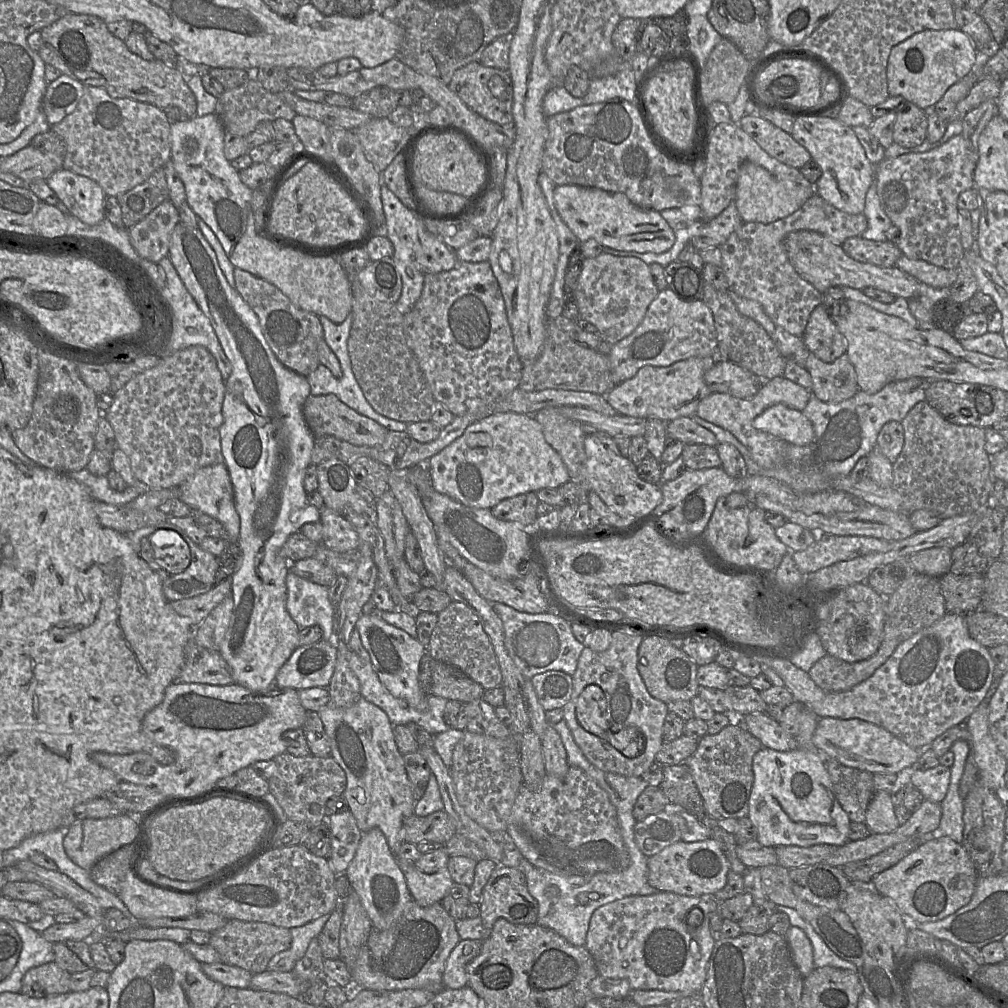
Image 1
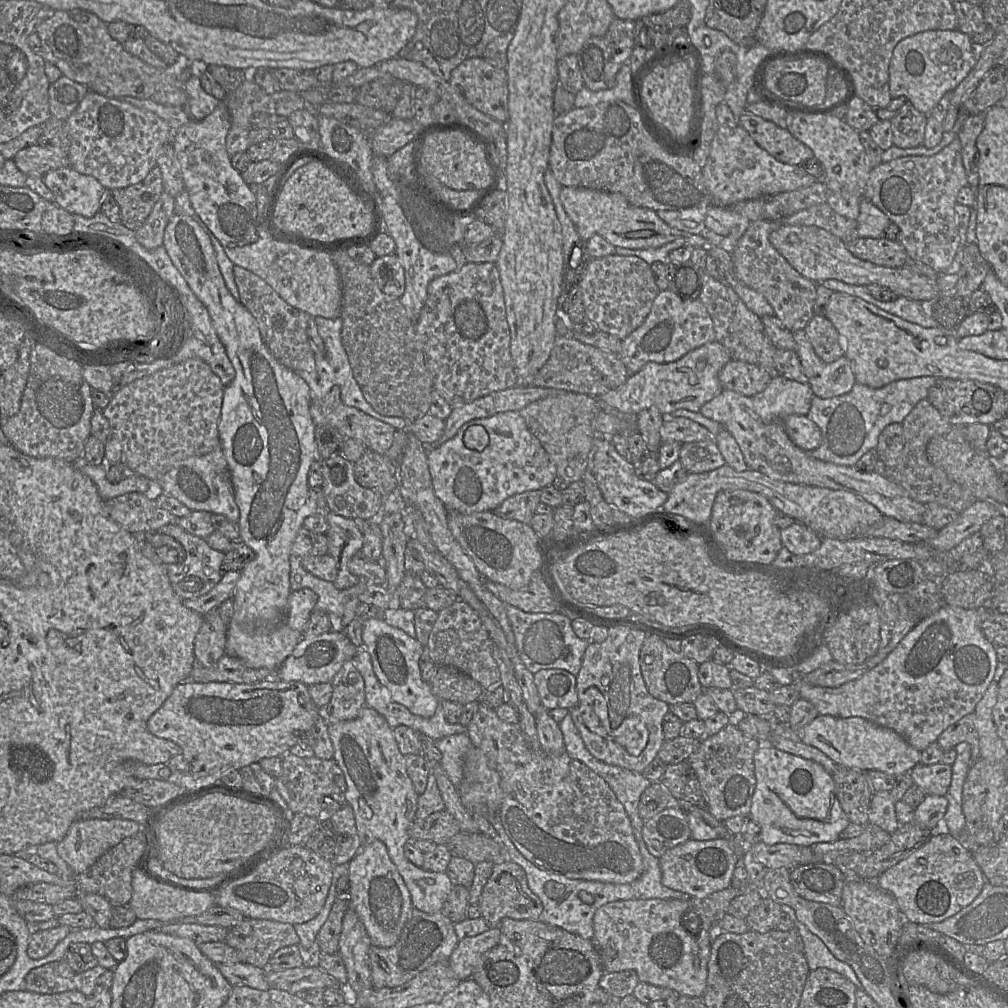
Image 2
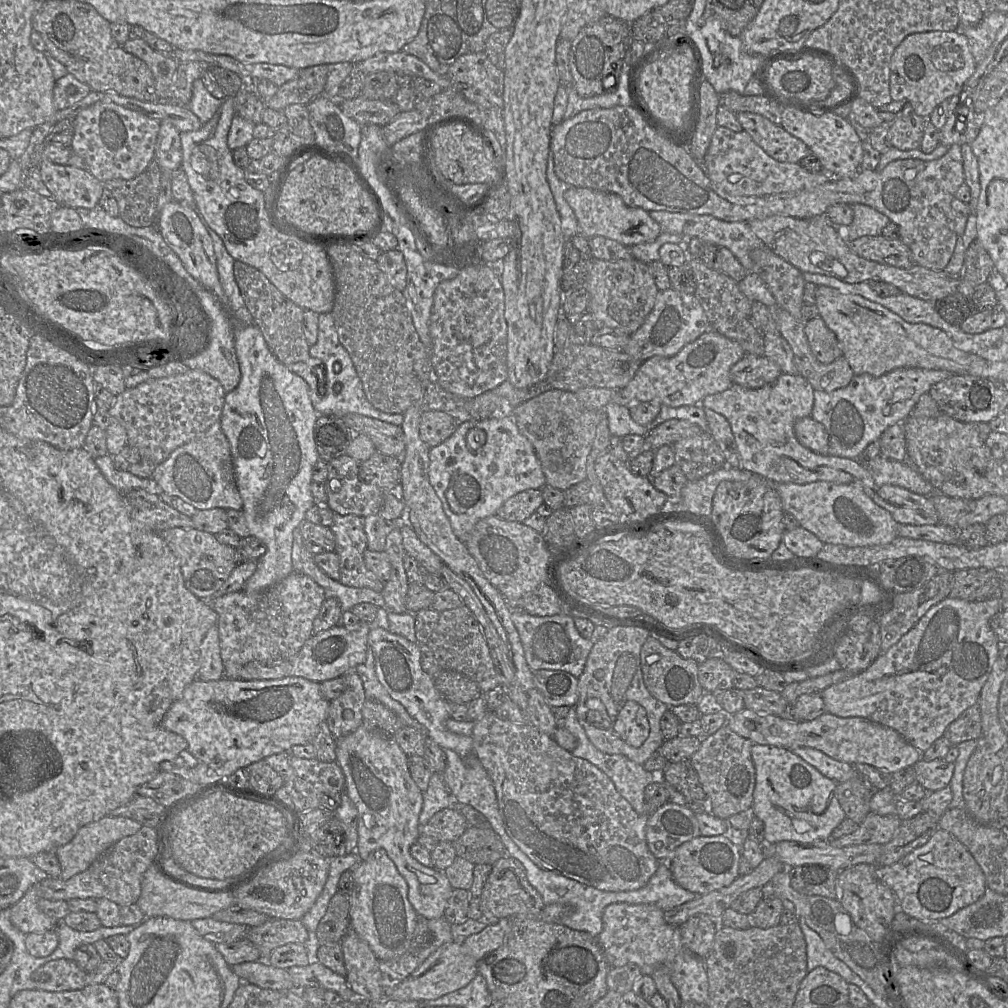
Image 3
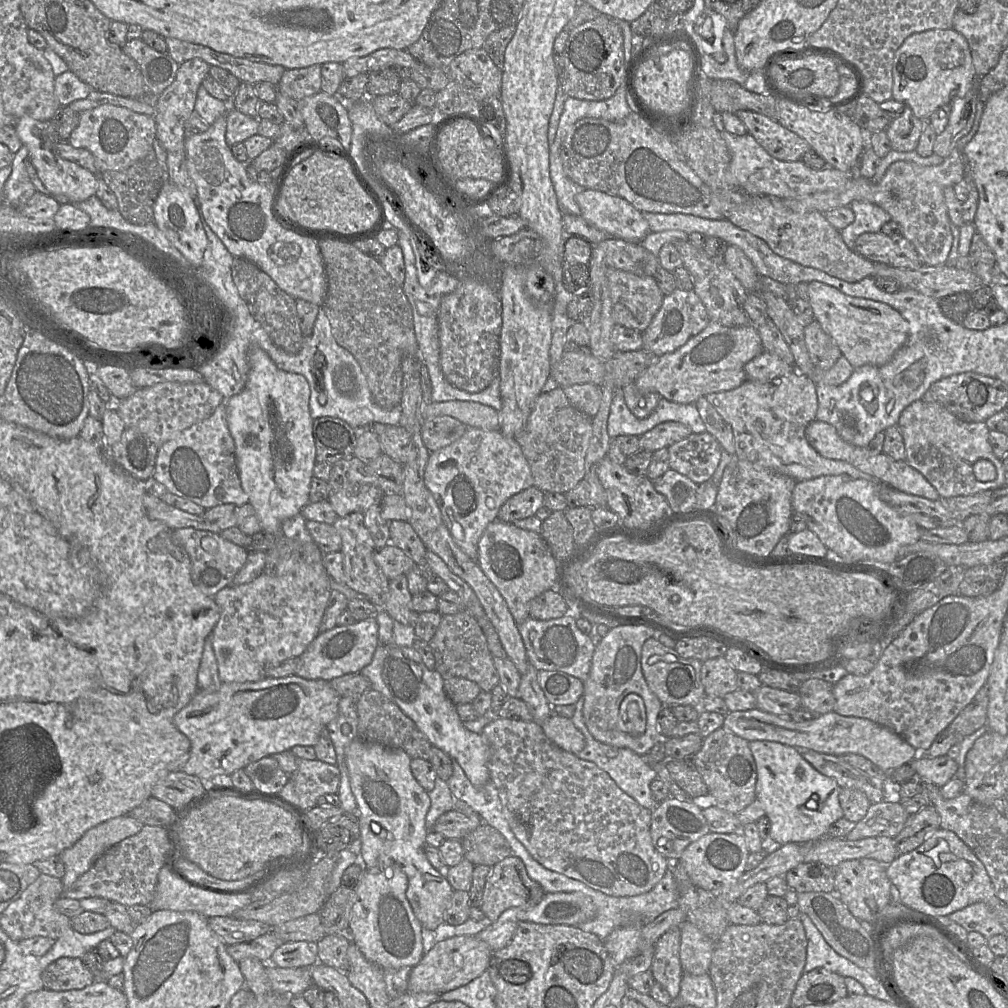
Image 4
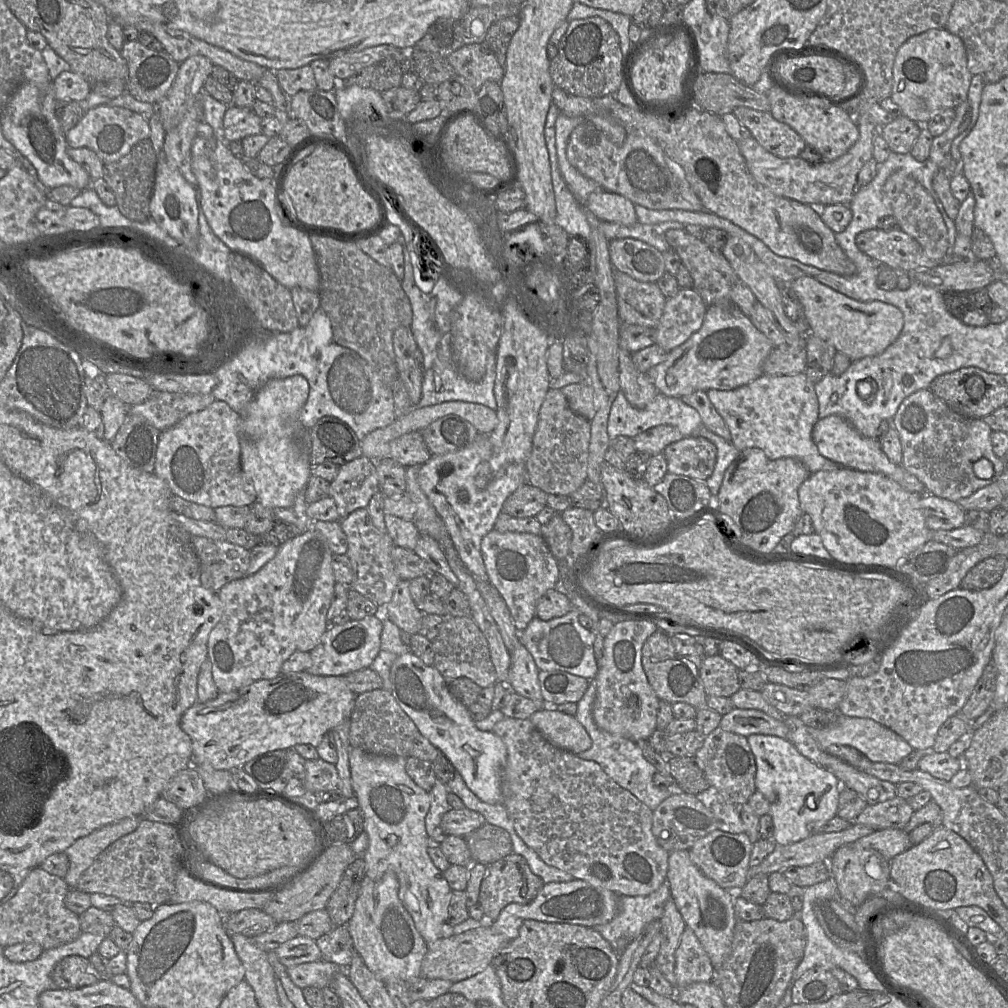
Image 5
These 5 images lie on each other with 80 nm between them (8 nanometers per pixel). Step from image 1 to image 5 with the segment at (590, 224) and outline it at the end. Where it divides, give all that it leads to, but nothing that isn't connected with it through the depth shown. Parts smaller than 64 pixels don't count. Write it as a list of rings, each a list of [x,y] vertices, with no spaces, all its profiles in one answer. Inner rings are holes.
[[[602,191],[591,193],[585,209],[600,221],[631,226],[638,222],[634,205],[629,199],[615,193]]]

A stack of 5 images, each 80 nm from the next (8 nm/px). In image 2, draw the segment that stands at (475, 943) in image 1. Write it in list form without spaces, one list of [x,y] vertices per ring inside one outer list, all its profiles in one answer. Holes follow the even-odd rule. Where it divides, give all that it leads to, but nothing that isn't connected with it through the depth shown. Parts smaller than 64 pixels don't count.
[[[491,927],[487,931],[472,937],[459,940],[451,956],[449,965],[460,981],[469,979],[480,957],[500,940],[499,927]]]

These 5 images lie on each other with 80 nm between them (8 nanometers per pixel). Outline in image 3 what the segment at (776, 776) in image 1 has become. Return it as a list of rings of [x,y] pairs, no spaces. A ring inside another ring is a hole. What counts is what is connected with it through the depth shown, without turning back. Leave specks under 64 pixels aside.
[[[753,744],[751,757],[755,768],[752,808],[764,823],[765,839],[770,843],[794,841],[803,844],[831,839],[832,831],[846,818],[835,795],[837,783],[790,749]]]

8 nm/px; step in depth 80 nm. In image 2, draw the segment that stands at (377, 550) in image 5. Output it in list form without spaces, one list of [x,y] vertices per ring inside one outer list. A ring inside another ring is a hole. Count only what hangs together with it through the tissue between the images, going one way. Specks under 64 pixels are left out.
[[[332,511],[323,512],[329,524],[329,529],[325,533],[328,541],[328,554],[337,563],[337,577],[333,583],[339,590],[348,589],[359,582],[359,578],[350,573],[348,563],[363,545],[361,523]]]

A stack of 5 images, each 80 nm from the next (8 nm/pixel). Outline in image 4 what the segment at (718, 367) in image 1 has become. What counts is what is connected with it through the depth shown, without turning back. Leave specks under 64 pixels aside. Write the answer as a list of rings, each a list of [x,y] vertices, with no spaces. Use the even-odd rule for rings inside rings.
[[[763,351],[746,363],[744,370],[747,380],[765,383],[787,375],[795,368],[777,355]]]

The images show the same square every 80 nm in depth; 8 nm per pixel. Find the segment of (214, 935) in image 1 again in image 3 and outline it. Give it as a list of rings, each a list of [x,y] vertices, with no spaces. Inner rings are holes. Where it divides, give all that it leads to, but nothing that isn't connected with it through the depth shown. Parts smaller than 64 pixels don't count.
[[[269,918],[262,925],[250,927],[245,939],[251,941],[260,952],[259,961],[267,961],[272,951],[288,943],[304,944],[309,933],[301,919]]]

